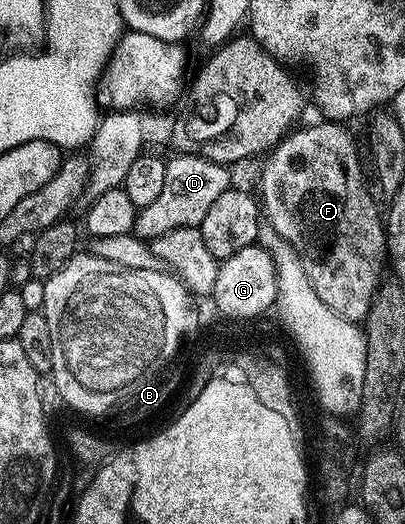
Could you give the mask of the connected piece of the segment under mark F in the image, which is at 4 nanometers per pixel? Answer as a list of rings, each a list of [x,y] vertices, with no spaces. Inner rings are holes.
[[[325,119],[319,120],[319,122],[319,125],[310,125],[307,129],[295,128],[293,131],[287,132],[284,139],[278,141],[273,146],[273,149],[268,155],[270,159],[262,171],[260,207],[264,212],[265,218],[267,215],[275,231],[282,236],[279,238],[291,243],[300,250],[302,266],[305,267],[308,279],[312,283],[312,291],[316,291],[316,295],[320,295],[320,303],[324,303],[332,311],[336,311],[336,315],[340,315],[344,319],[355,323],[362,323],[365,322],[368,311],[372,307],[379,285],[383,284],[384,281],[384,277],[382,277],[382,265],[384,269],[384,262],[387,260],[384,217],[381,212],[378,214],[378,205],[374,202],[375,194],[373,192],[370,194],[366,190],[365,183],[362,182],[362,165],[358,162],[358,151],[354,147],[354,141],[350,138],[349,131],[346,130],[347,126],[337,121],[328,121]]]

